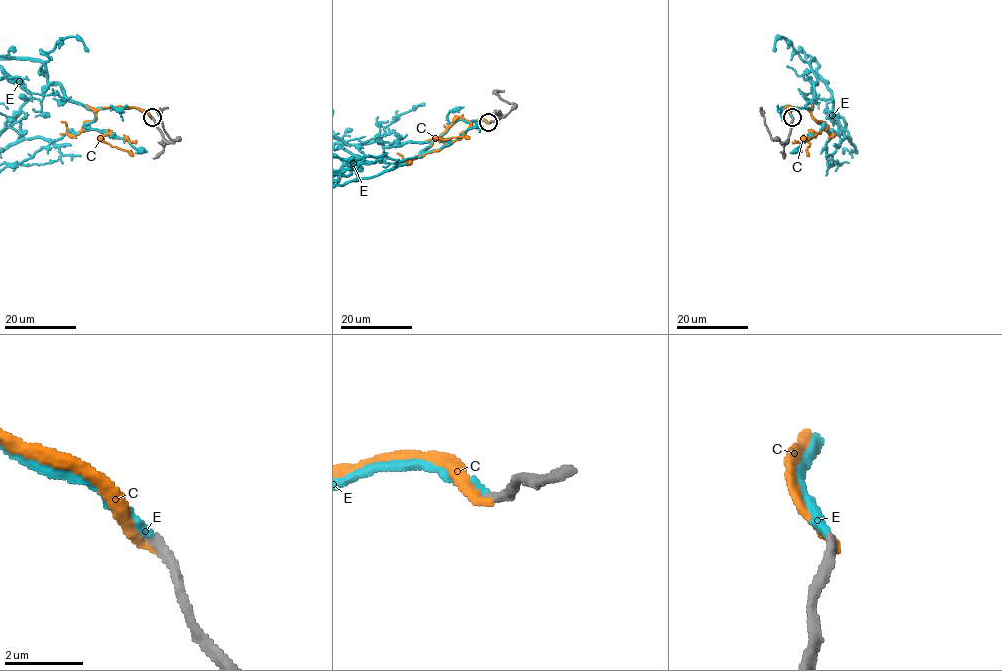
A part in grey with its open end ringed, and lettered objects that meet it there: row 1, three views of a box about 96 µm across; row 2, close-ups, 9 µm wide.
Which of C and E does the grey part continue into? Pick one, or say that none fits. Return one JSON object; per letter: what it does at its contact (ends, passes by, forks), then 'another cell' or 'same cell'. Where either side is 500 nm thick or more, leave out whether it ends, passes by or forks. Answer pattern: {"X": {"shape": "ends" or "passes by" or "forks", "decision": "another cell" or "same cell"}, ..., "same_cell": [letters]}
{"C": {"shape": "ends", "decision": "another cell"}, "E": {"shape": "ends", "decision": "same cell"}, "same_cell": ["E"]}

